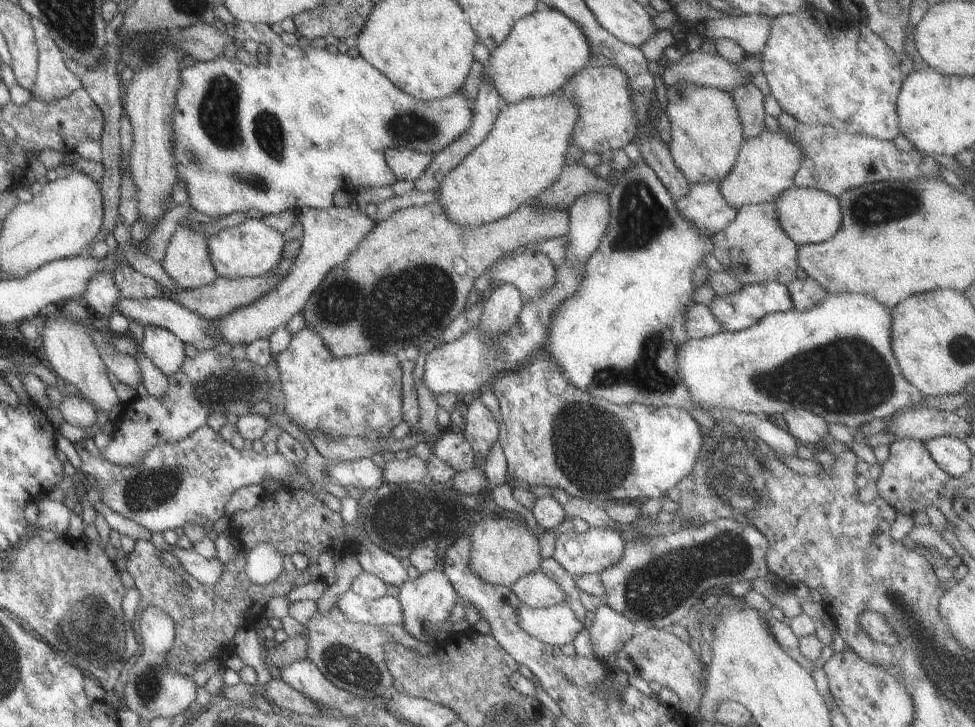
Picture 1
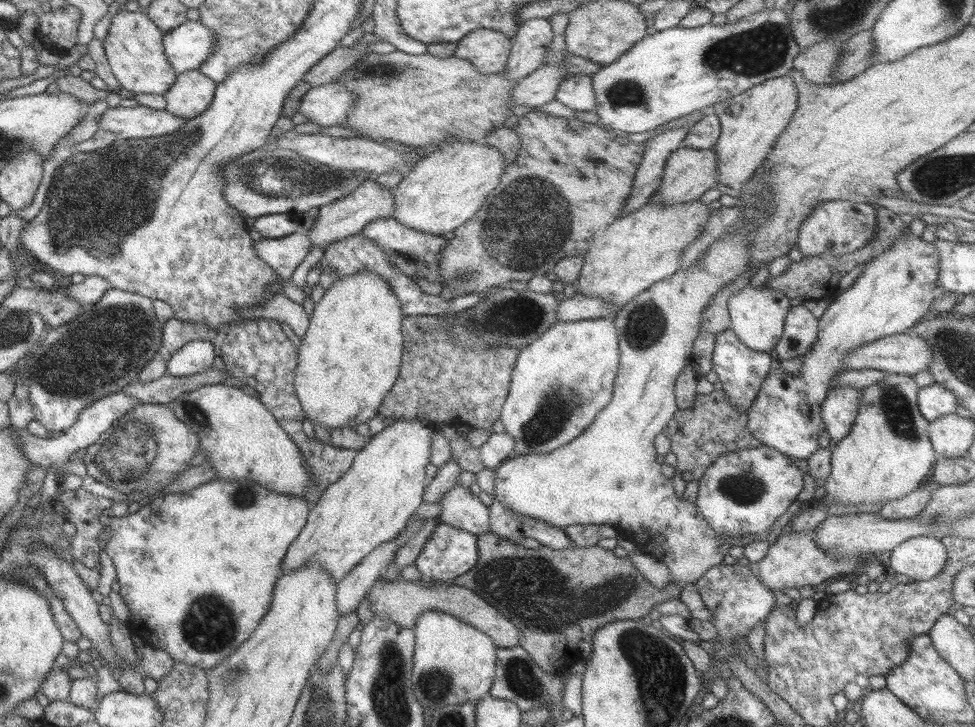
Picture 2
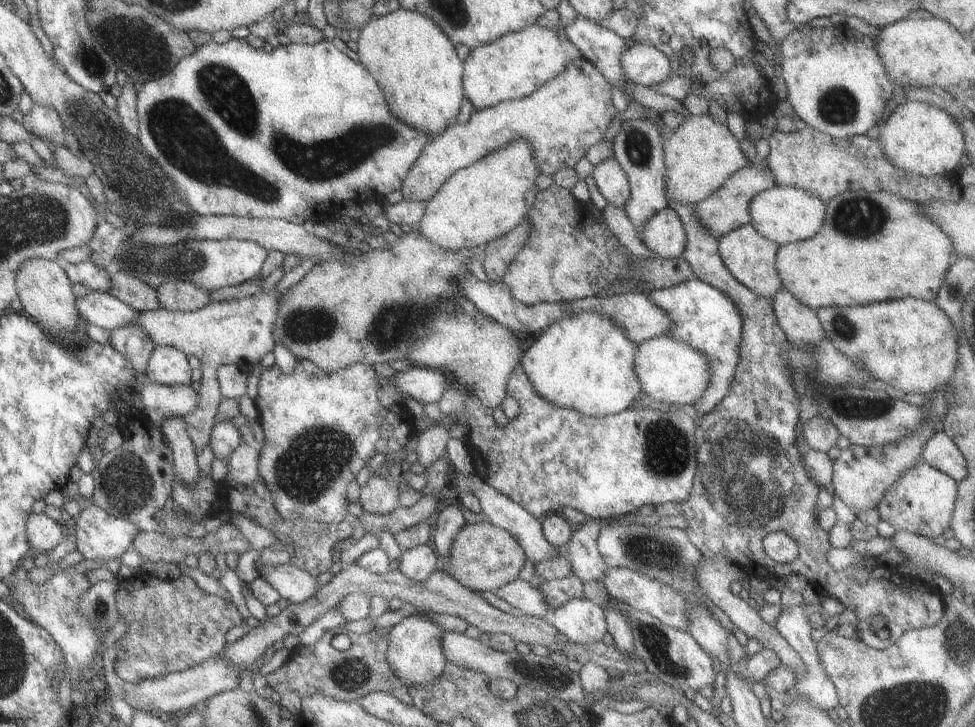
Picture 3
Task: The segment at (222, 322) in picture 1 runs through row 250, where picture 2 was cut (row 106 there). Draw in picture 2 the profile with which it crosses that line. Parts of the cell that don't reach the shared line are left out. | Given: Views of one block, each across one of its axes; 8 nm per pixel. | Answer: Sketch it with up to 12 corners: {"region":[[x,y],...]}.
{"region":[[332,81],[307,90],[296,111],[306,122],[341,125],[351,92]]}

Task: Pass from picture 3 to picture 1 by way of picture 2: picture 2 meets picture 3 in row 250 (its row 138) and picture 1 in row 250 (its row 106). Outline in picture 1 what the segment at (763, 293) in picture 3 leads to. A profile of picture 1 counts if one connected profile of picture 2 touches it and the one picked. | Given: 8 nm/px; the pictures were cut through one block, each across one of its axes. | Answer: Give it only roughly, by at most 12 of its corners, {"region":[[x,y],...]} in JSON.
{"region":[[774,200],[712,234],[715,263],[743,286],[786,285],[796,244]]}

